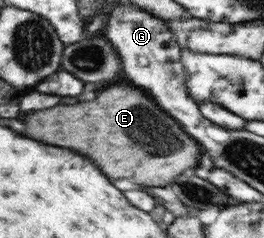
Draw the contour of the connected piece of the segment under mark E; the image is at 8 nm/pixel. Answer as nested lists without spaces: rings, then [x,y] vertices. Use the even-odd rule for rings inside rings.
[[[124,85],[110,87],[106,91],[100,91],[94,101],[74,103],[70,107],[56,105],[52,109],[28,115],[22,135],[28,135],[30,139],[40,139],[48,145],[68,147],[80,155],[86,155],[88,159],[92,159],[92,163],[96,163],[96,167],[100,165],[100,171],[104,171],[108,179],[134,177],[140,173],[142,181],[138,181],[138,185],[164,187],[170,185],[176,175],[192,171],[196,155],[204,149],[199,144],[196,145],[197,141],[192,141],[178,127],[178,123],[148,97],[150,96],[142,89],[132,89]],[[148,173],[152,175],[152,179],[144,181]]]

